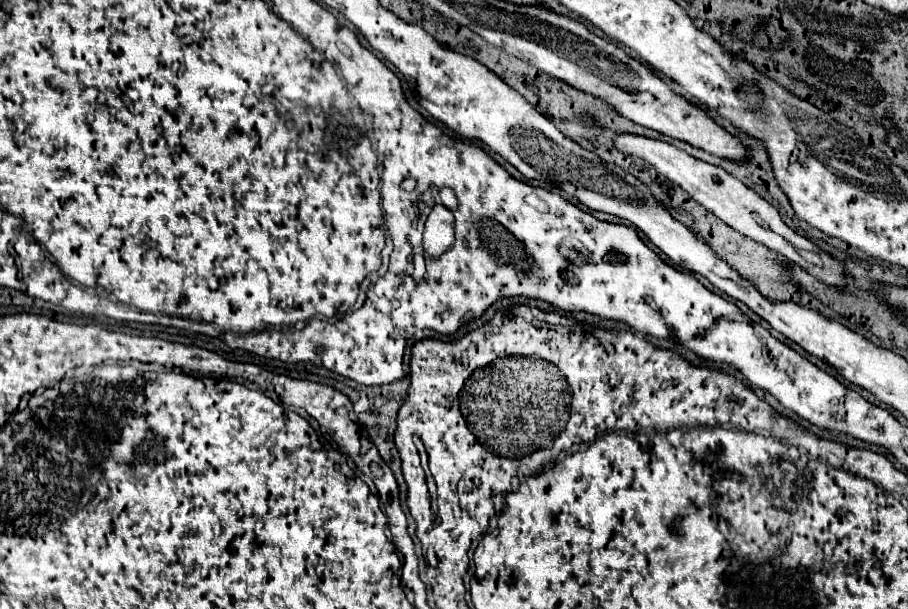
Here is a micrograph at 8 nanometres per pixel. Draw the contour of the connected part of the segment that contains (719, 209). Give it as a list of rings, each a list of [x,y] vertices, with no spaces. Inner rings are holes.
[[[616,131],[614,133],[614,147],[624,155],[632,155],[632,157],[638,157],[638,159],[650,163],[660,175],[664,175],[666,179],[670,179],[672,183],[682,187],[696,203],[704,205],[718,219],[722,219],[724,223],[728,223],[730,227],[740,231],[742,235],[746,235],[746,237],[766,245],[768,249],[784,255],[788,261],[798,263],[802,269],[806,269],[810,275],[818,277],[826,285],[844,285],[842,265],[836,259],[832,259],[828,253],[824,253],[818,245],[814,245],[806,237],[788,229],[784,225],[784,221],[780,219],[778,211],[768,201],[764,201],[760,195],[756,195],[752,189],[748,189],[736,177],[726,173],[722,167],[704,163],[704,161],[676,149],[674,145],[670,145],[666,141],[642,137],[642,135],[636,135],[636,133]]]

